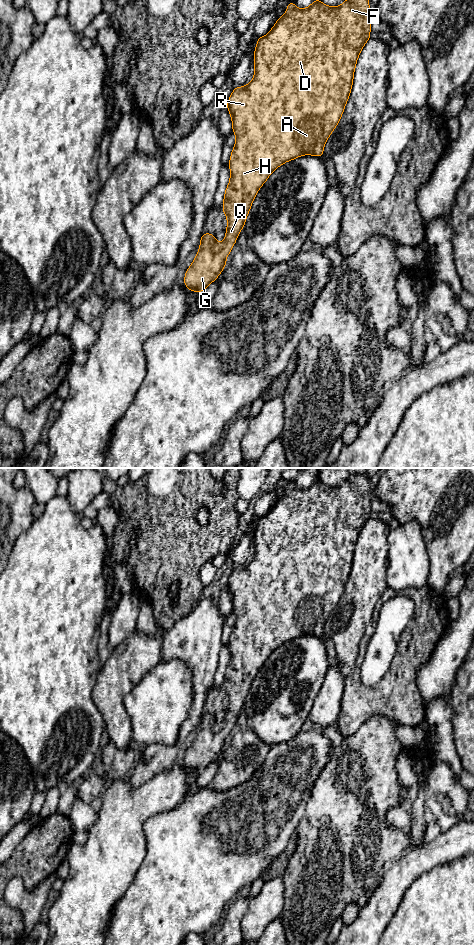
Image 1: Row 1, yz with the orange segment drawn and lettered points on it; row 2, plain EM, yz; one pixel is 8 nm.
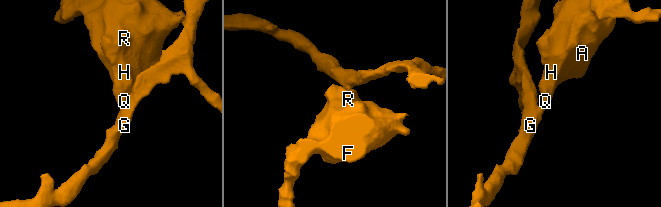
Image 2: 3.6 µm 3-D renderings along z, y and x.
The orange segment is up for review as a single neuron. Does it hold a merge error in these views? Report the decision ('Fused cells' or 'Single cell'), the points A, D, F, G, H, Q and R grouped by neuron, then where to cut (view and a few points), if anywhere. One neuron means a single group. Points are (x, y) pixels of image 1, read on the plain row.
Single cell. Groups: A D F G H Q R. No split

